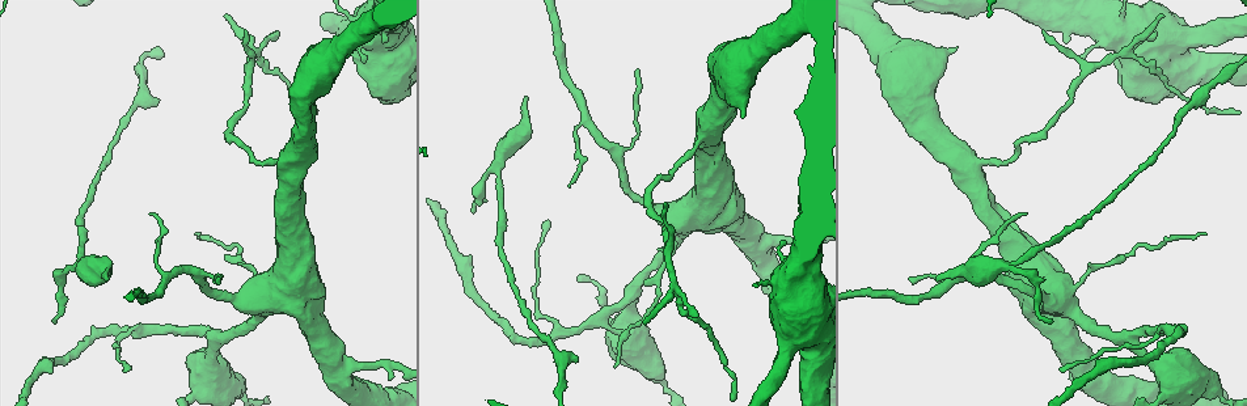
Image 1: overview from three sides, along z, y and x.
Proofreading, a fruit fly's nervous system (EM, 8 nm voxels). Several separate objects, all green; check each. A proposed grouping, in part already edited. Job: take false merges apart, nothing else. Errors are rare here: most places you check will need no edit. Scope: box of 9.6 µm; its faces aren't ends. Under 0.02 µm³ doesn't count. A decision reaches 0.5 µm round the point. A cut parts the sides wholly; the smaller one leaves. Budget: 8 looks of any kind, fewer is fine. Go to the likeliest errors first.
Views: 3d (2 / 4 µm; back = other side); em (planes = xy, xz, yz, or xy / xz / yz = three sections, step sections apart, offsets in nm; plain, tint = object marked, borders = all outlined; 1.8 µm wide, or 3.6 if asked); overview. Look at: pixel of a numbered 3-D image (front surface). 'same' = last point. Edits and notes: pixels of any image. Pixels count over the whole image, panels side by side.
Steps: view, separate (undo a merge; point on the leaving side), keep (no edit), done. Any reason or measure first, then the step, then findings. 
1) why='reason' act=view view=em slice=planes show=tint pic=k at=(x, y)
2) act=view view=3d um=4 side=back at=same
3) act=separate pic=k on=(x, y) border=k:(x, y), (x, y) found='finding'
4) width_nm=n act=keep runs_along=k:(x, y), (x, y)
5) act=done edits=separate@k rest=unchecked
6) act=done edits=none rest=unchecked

why='thick turns thin' act=view view=em slice=planes show=plain pic=1 at=(215, 337)

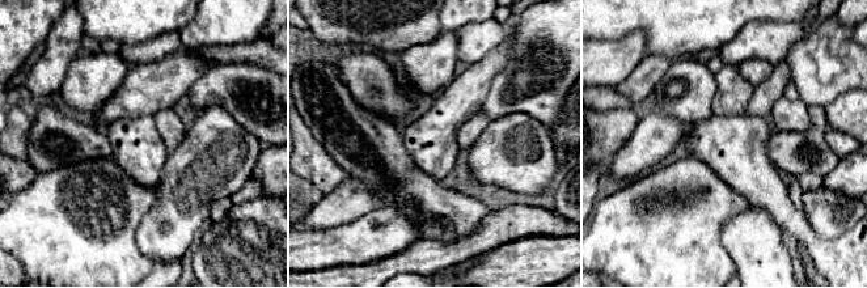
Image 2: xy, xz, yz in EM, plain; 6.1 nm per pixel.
why='see the neighbours' act=view view=em slice=planes show=borders at=same

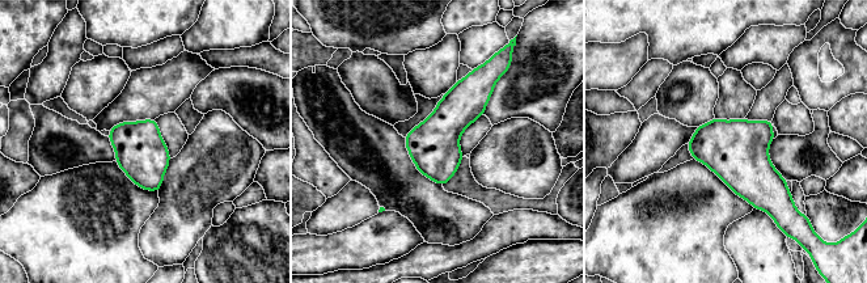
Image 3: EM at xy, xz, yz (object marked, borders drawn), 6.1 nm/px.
width_nm=320 act=keep found='all the same cell'

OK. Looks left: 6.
why='three-way junction' act=view view=em slice=xz step=8 show=tint pic=1 at=(1005, 267)

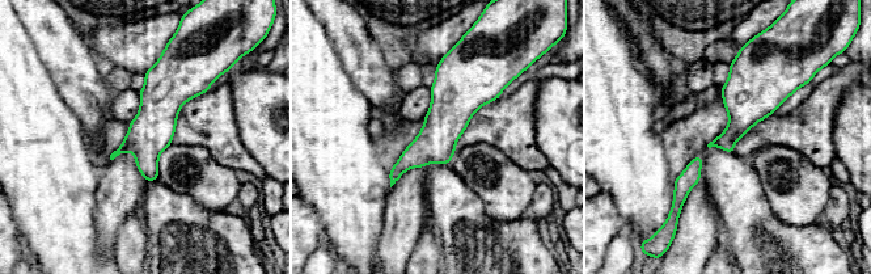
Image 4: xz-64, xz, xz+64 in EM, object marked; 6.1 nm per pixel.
act=keep found='all the same cell'

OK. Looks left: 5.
why='a fork' act=view view=3d um=2 pic=1 at=(562, 330)

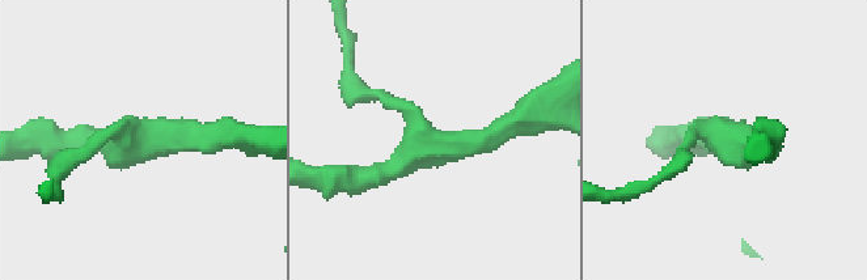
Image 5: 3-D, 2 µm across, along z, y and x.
act=view view=em slice=yz step=8 show=tint pic=5 at=(423, 145)

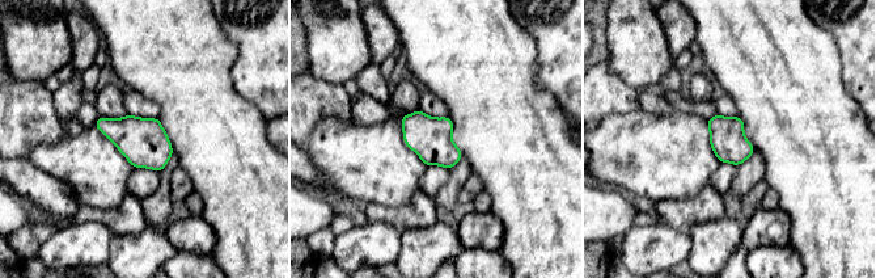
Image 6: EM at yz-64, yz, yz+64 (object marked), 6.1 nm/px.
why='another direction' act=view view=em slice=planes show=tint at=same

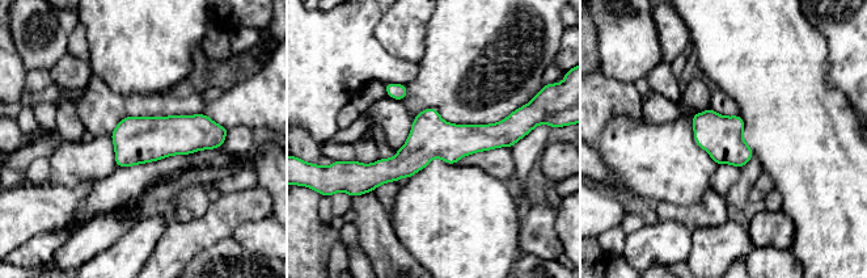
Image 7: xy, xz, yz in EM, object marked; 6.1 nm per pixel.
act=keep runs_along=7:(512, 134), (360, 168) found='continuous, no second cell'

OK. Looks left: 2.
act=done edits=none rest=unchecked

